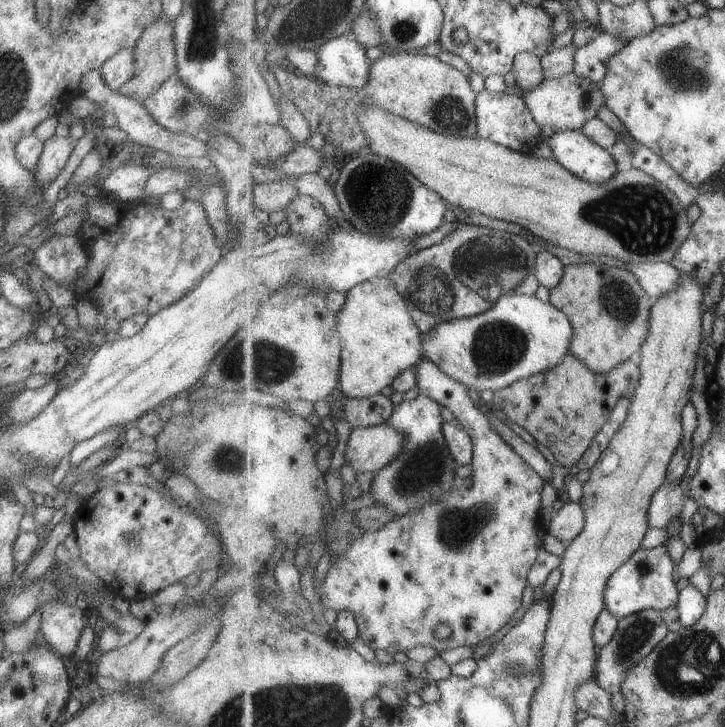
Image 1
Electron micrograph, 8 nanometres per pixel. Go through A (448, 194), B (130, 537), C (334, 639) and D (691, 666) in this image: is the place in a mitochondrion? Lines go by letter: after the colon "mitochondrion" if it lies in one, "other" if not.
A: other
B: mitochondrion
C: other
D: mitochondrion

